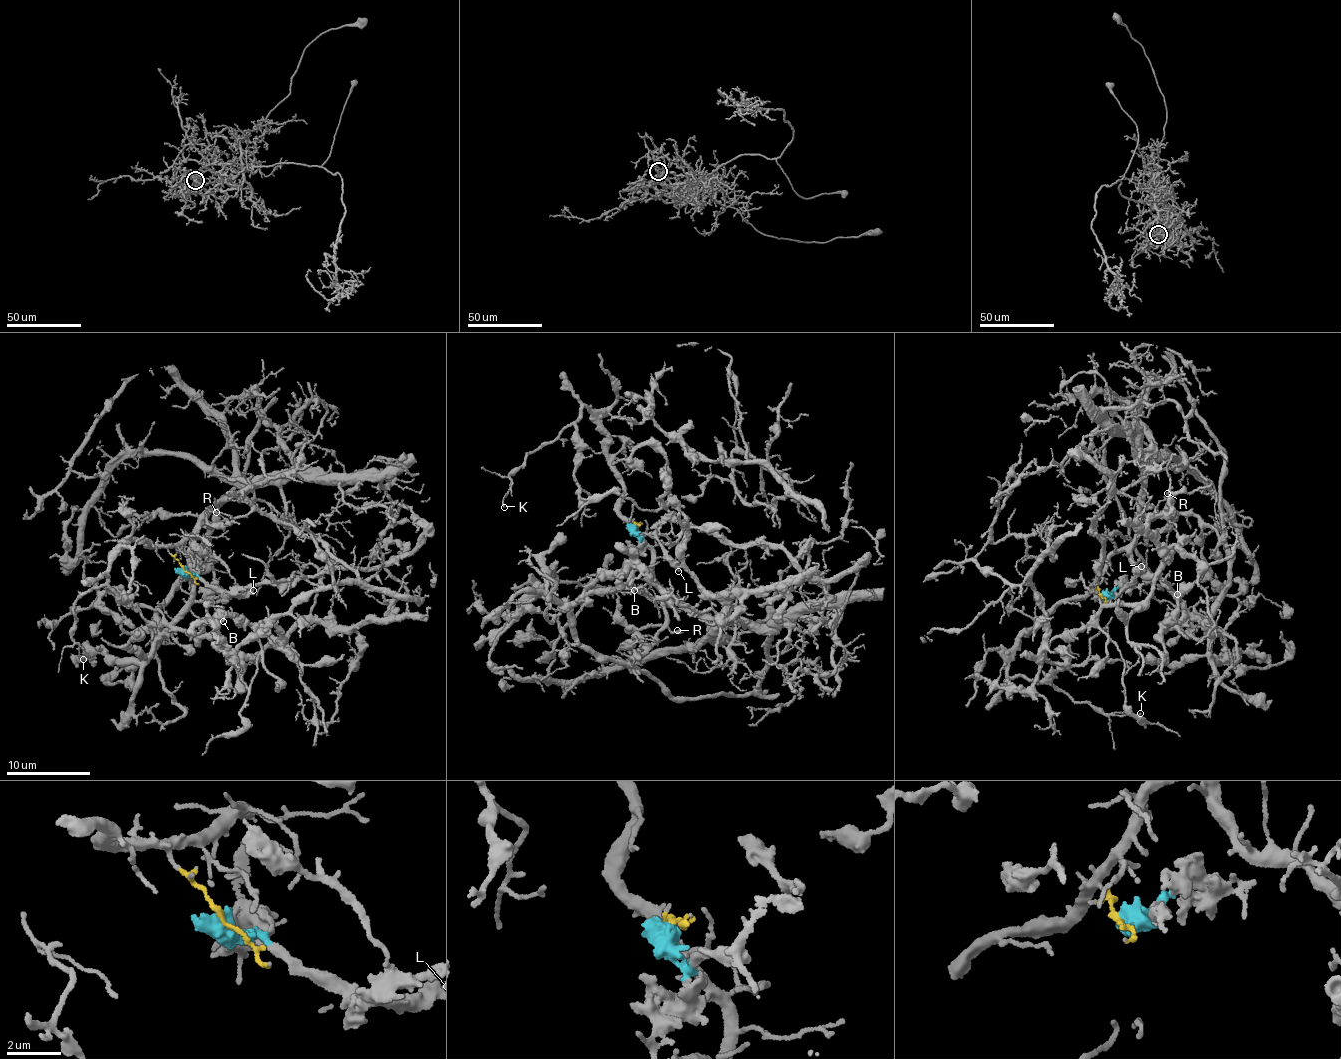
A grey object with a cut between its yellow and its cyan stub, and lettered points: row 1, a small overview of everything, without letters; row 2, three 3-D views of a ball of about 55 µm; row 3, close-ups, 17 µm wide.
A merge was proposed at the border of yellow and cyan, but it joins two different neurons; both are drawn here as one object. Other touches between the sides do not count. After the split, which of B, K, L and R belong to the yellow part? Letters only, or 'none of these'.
B, K, R

